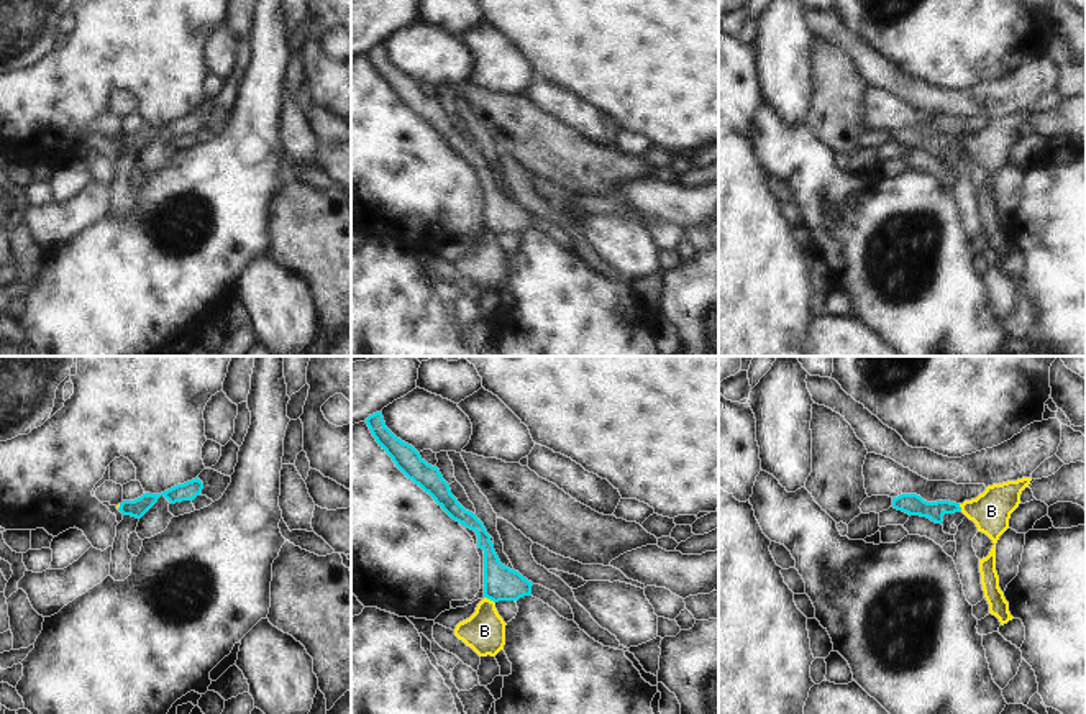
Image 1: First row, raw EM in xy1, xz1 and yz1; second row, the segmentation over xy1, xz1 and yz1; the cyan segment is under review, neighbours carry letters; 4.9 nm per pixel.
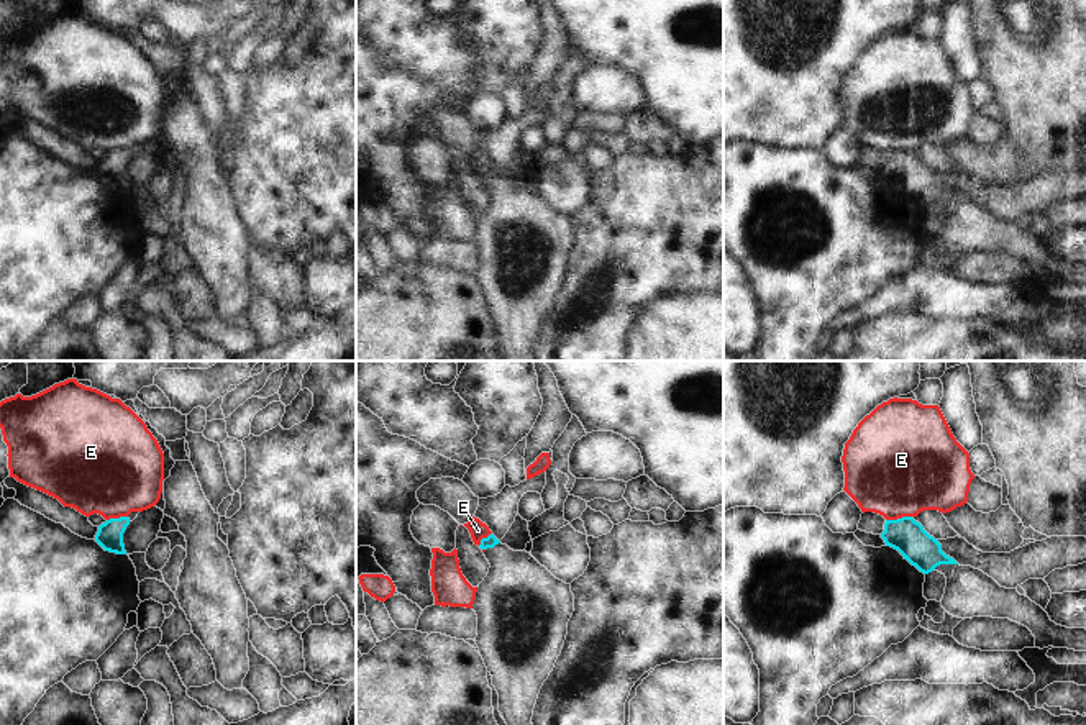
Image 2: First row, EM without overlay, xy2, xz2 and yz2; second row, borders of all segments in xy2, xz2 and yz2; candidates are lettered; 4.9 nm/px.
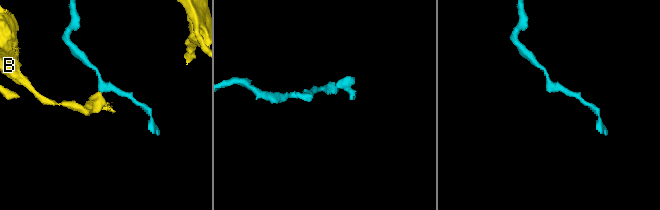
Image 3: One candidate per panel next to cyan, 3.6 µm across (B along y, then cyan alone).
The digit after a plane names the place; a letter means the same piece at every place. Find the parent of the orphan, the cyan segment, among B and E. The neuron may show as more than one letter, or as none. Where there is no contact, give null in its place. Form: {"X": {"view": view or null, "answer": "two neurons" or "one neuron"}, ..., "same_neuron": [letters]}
{"B": {"view": "xz1", "answer": "two neurons"}, "E": {"view": "yz2", "answer": "two neurons"}, "same_neuron": []}

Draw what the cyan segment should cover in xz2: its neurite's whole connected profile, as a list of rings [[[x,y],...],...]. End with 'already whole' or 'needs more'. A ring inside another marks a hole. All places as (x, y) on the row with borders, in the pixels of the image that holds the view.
[[[492,533],[481,540],[491,568],[479,584],[472,610],[477,615],[476,645],[492,686],[499,694],[499,712],[507,725],[533,725],[533,709],[543,682],[561,654],[568,622],[574,612],[571,584],[556,579],[530,553],[513,551]]]; needs more

